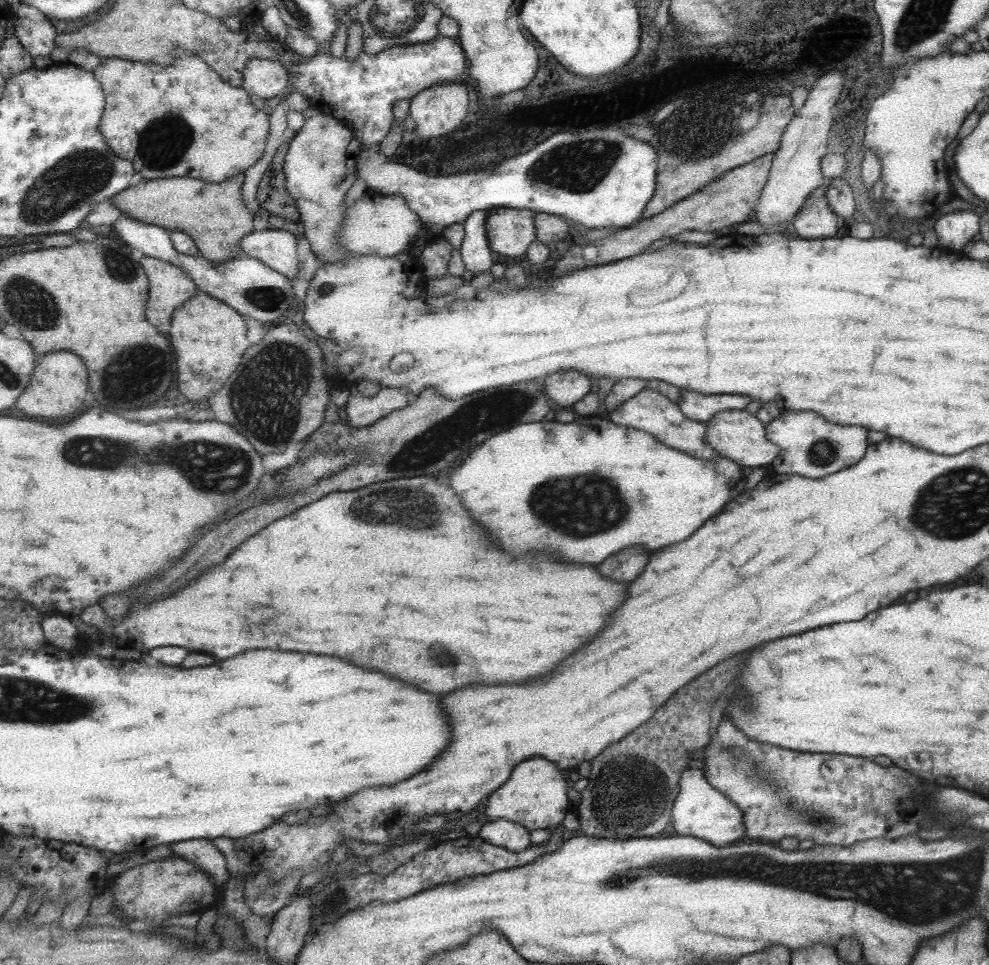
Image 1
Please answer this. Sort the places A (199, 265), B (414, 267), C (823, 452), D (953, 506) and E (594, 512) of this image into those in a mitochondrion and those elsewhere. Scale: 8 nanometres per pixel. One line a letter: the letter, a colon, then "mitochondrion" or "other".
A: other
B: other
C: mitochondrion
D: mitochondrion
E: mitochondrion

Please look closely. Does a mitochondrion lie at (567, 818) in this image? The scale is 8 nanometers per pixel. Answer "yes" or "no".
no

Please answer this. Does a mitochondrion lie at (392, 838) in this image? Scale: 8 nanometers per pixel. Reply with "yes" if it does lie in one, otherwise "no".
no

